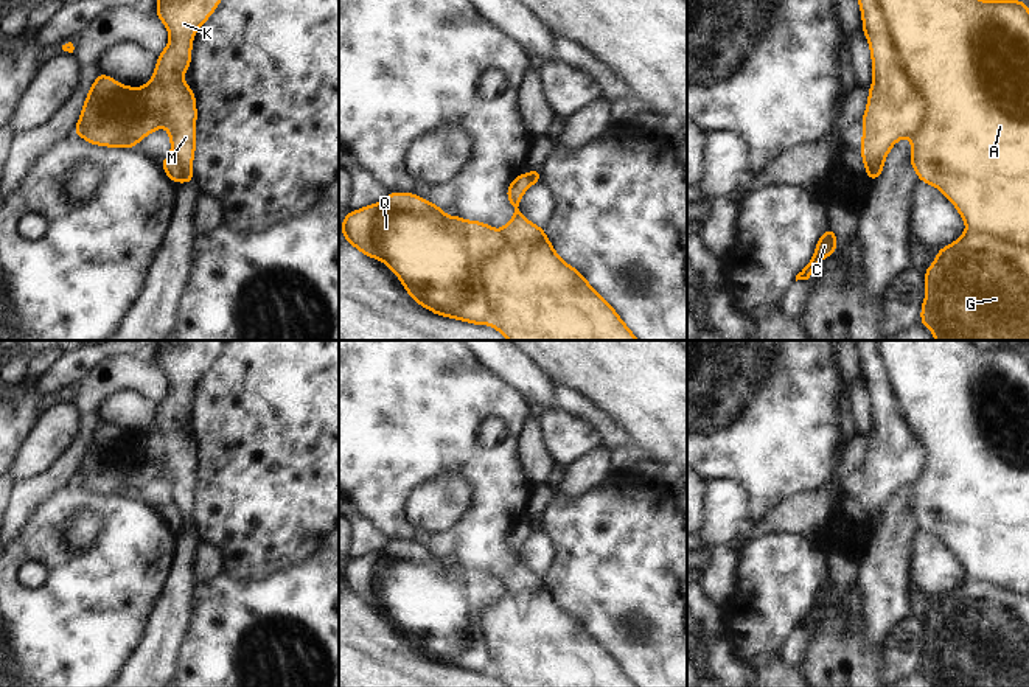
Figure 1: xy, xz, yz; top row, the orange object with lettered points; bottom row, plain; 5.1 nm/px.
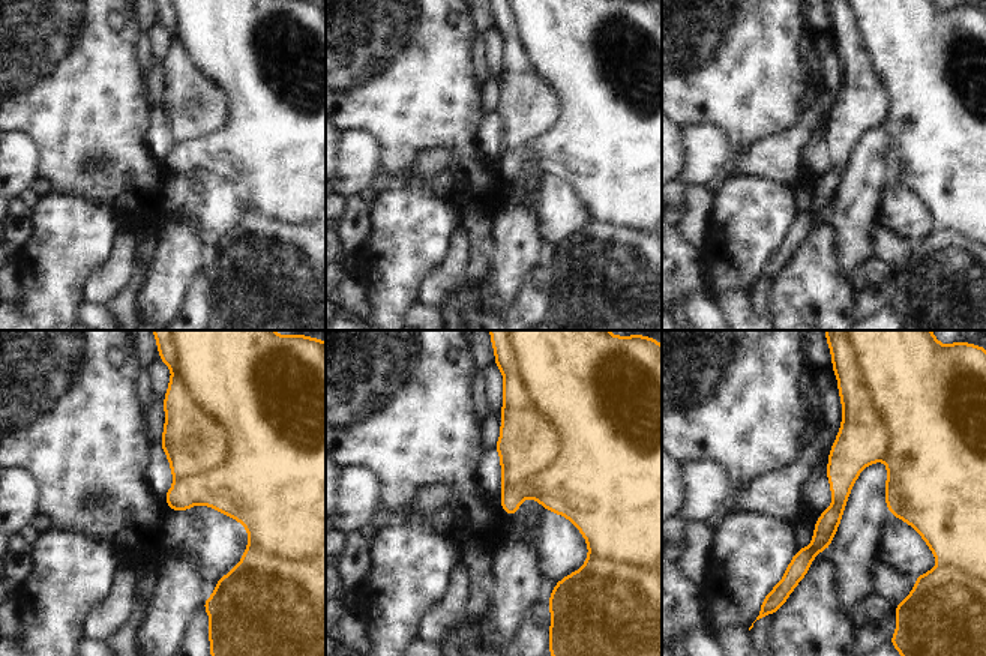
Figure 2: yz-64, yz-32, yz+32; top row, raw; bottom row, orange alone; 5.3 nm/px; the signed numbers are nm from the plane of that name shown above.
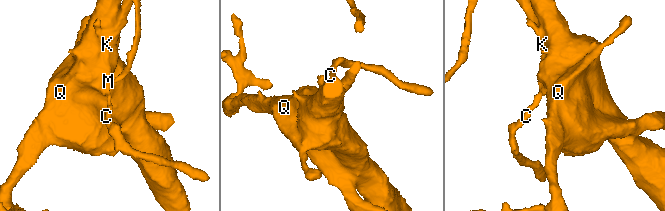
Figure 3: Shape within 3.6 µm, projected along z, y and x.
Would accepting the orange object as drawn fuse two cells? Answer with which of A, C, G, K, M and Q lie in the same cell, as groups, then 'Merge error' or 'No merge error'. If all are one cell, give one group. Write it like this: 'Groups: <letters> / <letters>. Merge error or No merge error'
Groups: A / C G K M Q. Merge error

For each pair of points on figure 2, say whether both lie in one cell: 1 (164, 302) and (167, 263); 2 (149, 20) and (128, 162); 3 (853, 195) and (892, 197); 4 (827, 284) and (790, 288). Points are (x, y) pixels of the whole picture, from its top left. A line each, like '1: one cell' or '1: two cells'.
1: one cell
2: two cells
3: two cells
4: one cell

